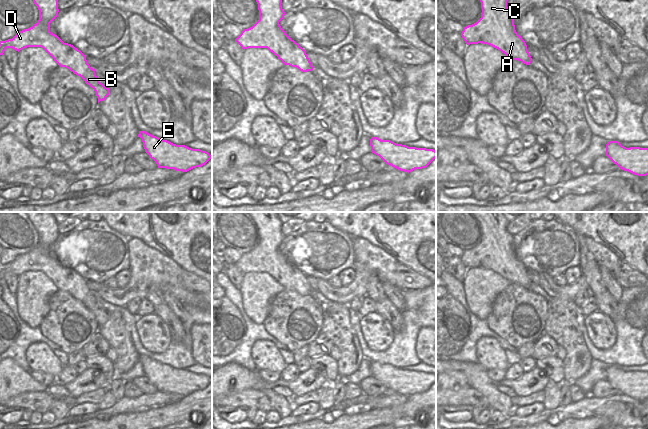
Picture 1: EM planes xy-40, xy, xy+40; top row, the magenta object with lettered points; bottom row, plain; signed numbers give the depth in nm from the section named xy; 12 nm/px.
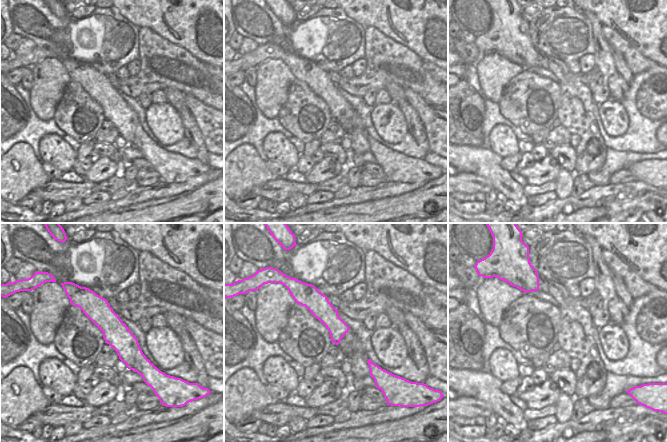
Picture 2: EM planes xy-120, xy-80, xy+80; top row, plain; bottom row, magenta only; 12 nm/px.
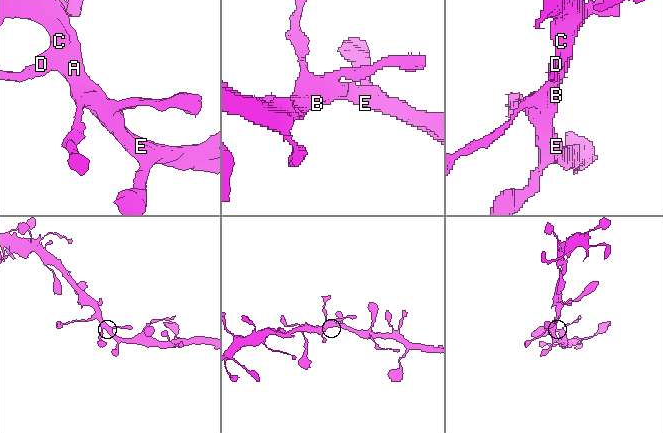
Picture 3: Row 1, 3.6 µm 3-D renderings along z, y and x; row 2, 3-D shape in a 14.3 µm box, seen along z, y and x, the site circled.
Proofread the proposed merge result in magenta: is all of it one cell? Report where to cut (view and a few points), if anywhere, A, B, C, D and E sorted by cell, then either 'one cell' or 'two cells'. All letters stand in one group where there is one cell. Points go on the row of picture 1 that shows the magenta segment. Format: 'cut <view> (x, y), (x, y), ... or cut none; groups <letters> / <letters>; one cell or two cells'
cut none; groups A B C D E; one cell

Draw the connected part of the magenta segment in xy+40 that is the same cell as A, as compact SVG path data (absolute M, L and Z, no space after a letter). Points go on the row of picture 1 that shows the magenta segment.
M480 0L481 18L474 24L463 27L461 36L467 45L487 44L510 60L530 65L532 58L527 45L515 30L514 12L507 7L508 0Z

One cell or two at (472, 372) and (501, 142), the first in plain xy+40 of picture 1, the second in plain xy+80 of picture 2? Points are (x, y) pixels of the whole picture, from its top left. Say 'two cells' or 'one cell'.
two cells

